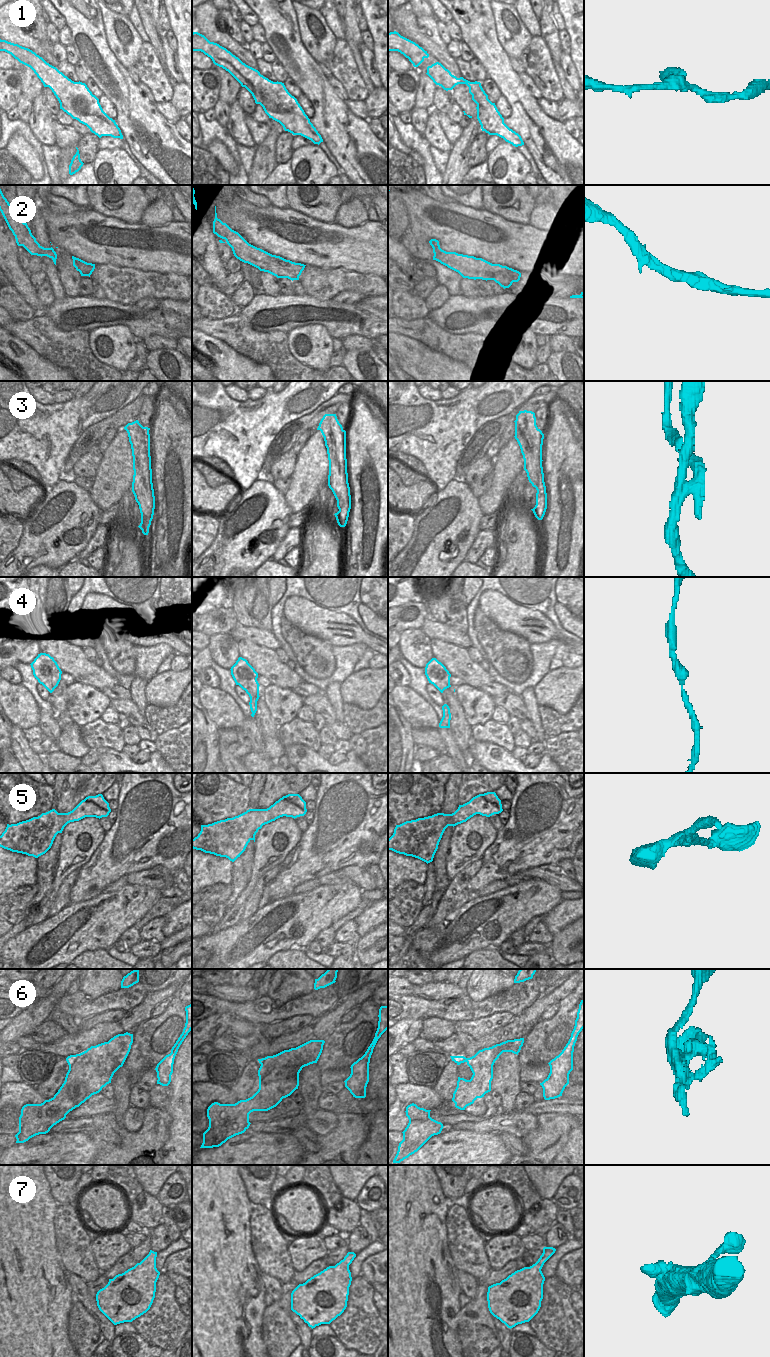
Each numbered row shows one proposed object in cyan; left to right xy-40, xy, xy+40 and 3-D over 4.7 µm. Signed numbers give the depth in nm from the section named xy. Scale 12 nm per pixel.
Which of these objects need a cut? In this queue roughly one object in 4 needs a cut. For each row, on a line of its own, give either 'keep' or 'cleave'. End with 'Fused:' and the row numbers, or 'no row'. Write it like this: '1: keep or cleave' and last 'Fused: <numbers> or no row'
1: keep
2: keep
3: cleave
4: keep
5: keep
6: cleave
7: keep
Fused: 3, 6

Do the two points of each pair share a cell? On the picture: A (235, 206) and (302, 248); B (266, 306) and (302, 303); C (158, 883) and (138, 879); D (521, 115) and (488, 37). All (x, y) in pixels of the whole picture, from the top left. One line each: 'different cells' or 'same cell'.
A: same cell
B: same cell
C: same cell
D: same cell

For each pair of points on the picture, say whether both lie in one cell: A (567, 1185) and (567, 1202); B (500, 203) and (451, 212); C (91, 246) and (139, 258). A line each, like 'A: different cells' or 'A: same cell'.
A: same cell
B: different cells
C: same cell

